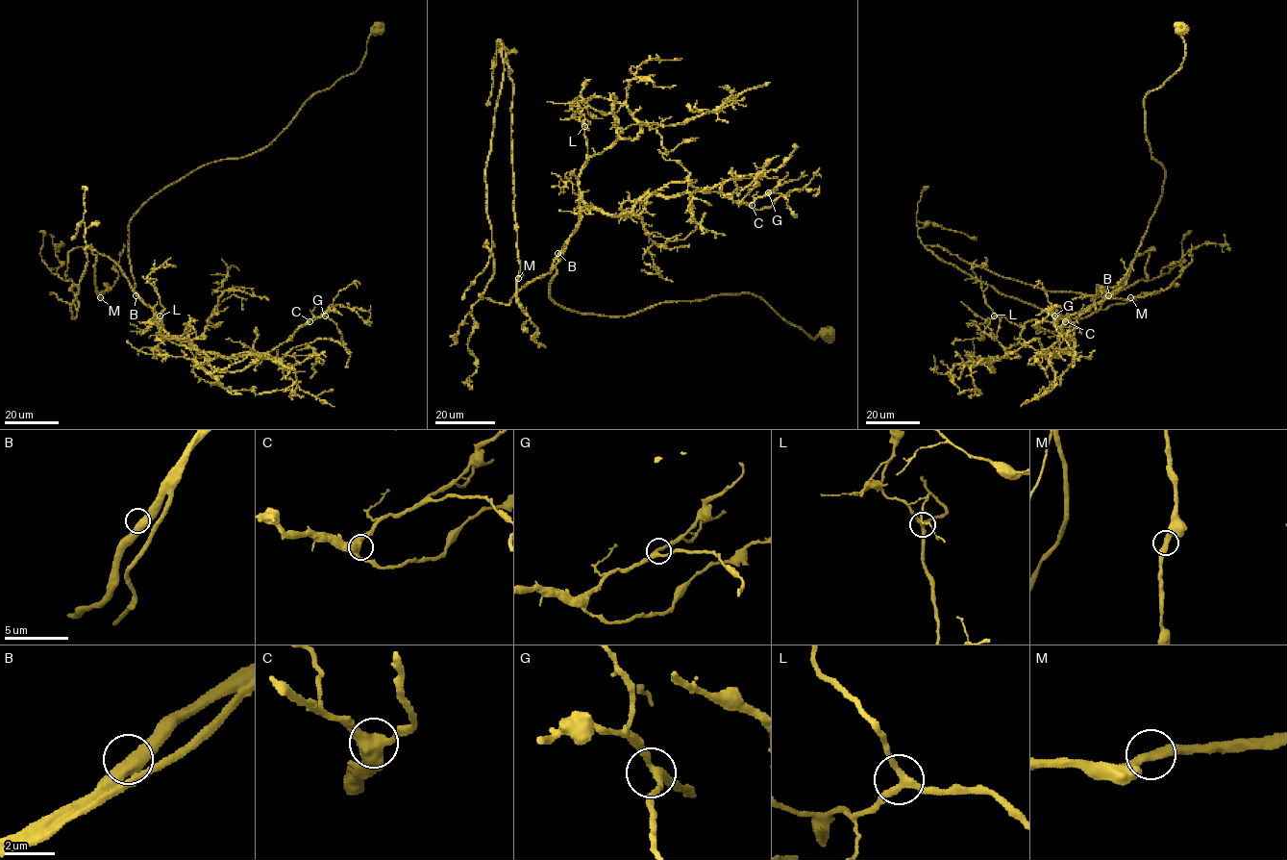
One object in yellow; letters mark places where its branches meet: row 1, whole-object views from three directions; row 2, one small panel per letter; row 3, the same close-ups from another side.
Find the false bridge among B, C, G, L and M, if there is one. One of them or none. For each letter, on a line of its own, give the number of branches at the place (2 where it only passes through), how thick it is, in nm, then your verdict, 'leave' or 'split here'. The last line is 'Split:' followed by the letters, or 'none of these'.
B: 2 | 500 nm | leave
C: 3 | 440 nm | leave
G: 3 | 300 nm | leave
L: 3 | 280 nm | leave
M: 2 | 340 nm | leave
Split: none of these

